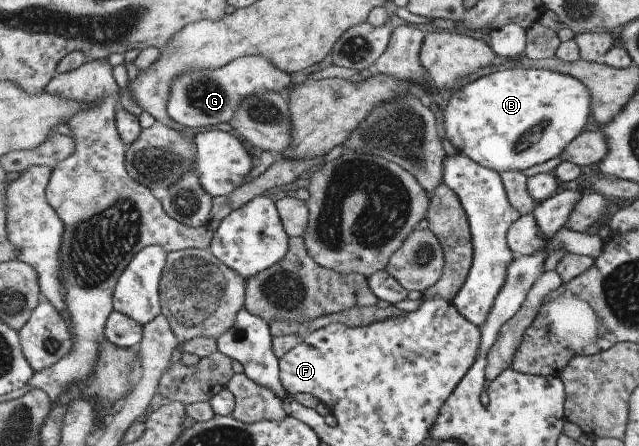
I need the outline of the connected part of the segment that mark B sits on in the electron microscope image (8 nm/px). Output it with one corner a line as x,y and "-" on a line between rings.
508,68
507,70
498,70
498,72
478,77
458,87
458,89
451,93
442,114
443,136
448,139
450,145
457,151
456,153
465,155
468,159
471,159
478,165
484,166
486,169
499,174
508,170
521,172
524,169
528,169
528,167
532,167
532,165
538,165
538,163
544,163
548,159
557,157
566,144
569,144
584,128
587,128
592,123
589,113
590,104
588,90
576,78
568,75
534,68

